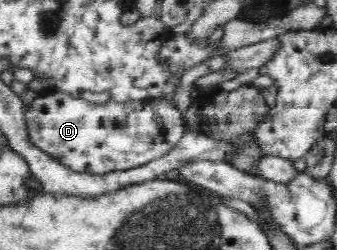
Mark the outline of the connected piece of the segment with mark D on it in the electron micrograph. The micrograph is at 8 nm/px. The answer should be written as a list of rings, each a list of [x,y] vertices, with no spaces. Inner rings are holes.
[[[54,90],[53,94],[36,97],[29,104],[25,118],[28,140],[33,146],[72,172],[86,174],[109,174],[136,169],[171,152],[187,131],[186,114],[177,110],[169,97],[150,101],[93,103],[67,91]]]

